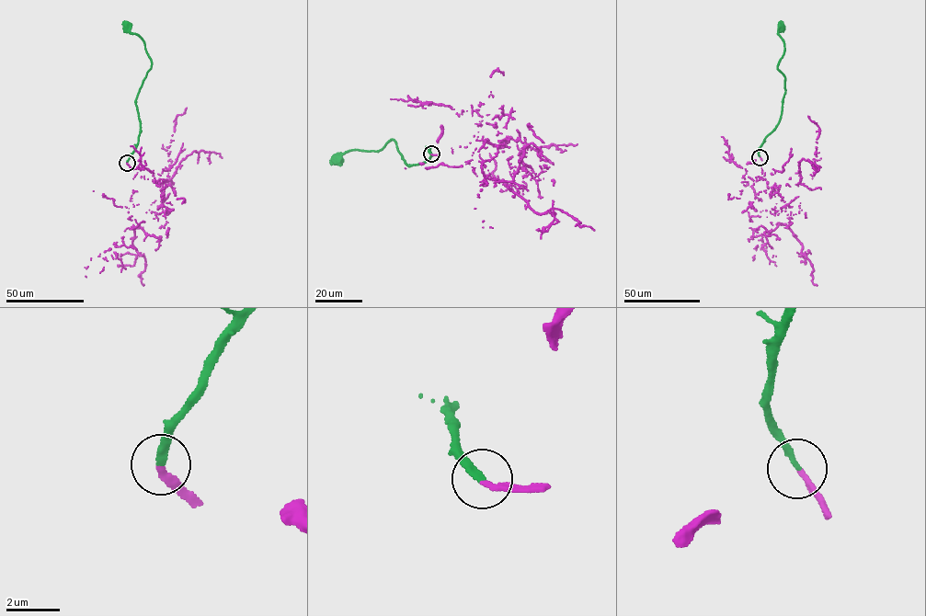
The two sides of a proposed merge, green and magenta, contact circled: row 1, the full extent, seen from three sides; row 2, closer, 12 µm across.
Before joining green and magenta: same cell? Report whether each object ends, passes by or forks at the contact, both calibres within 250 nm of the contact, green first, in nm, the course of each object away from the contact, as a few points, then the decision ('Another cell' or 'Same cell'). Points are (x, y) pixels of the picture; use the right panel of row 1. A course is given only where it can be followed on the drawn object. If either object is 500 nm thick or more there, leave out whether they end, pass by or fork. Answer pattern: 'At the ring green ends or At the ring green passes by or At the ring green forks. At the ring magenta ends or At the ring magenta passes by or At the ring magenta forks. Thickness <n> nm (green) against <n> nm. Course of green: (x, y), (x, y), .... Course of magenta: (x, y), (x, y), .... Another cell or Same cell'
At the ring green ends. At the ring magenta ends. Thickness 260 nm (green) against 240 nm. Course of green: (760, 157), (764, 139), (779, 123), (785, 90), (785, 77), (778, 69), (784, 50), (777, 34), (781, 26). Course of magenta: (760, 157), (790, 221), (764, 235), (782, 224), (762, 211), (751, 236), (761, 234), (776, 266). Same cell

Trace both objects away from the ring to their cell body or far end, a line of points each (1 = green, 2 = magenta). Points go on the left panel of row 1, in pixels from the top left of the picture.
1: (127, 163), (135, 149), (140, 128), (136, 98), (151, 62), (144, 42), (130, 31), (128, 26)
2: (126, 163), (171, 186), (151, 211), (161, 236), (131, 227), (131, 216), (123, 244), (91, 258), (86, 277)

